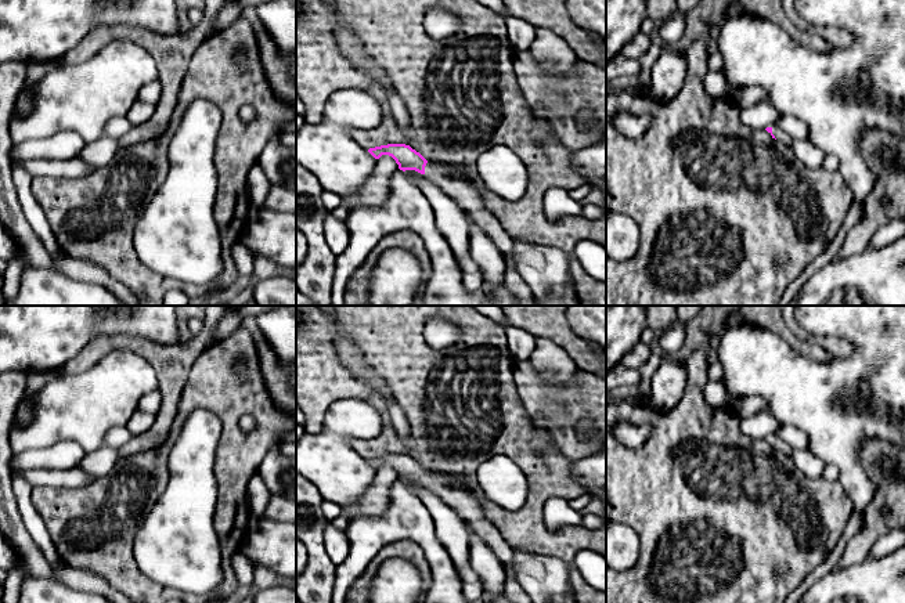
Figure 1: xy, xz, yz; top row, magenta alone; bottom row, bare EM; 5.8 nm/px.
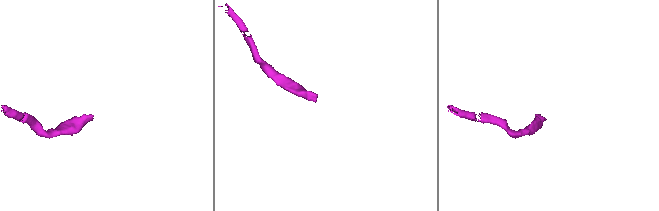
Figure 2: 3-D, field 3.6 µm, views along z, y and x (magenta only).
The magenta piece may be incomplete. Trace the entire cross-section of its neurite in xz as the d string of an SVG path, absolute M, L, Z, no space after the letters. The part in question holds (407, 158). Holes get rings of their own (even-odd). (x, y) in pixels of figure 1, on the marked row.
M387 144L369 148L368 152L379 159L382 155L392 156L399 169L415 170L430 178L450 199L466 214L470 223L480 227L487 236L505 254L506 270L504 285L522 306L537 306L531 289L513 266L513 239L500 221L487 210L479 188L476 188L459 167L439 162L428 162L419 152L405 144Z

